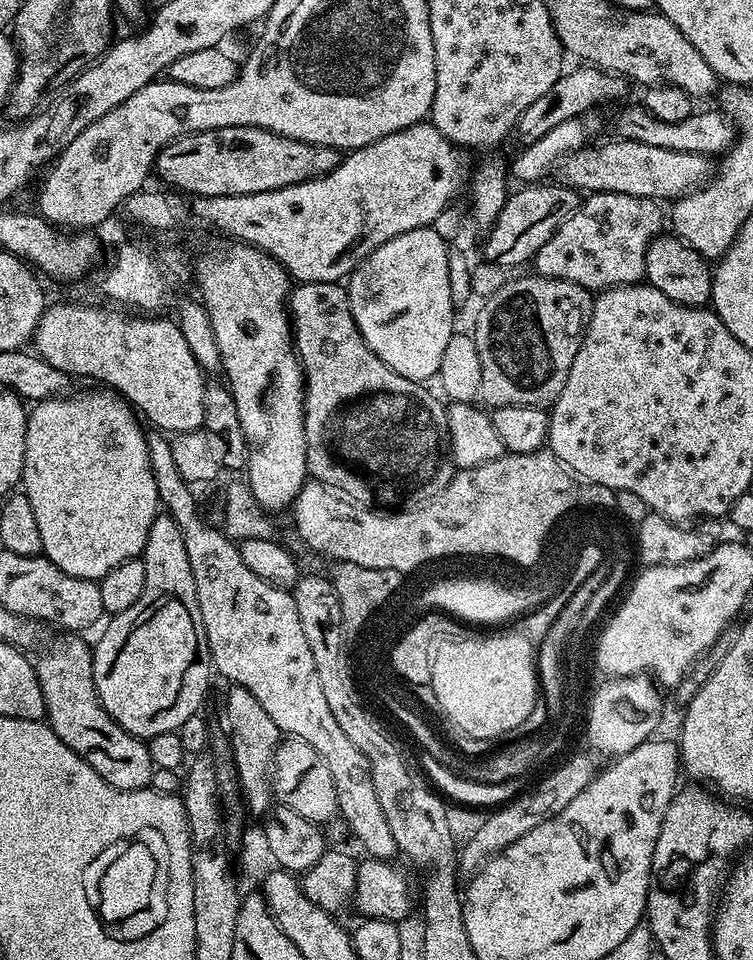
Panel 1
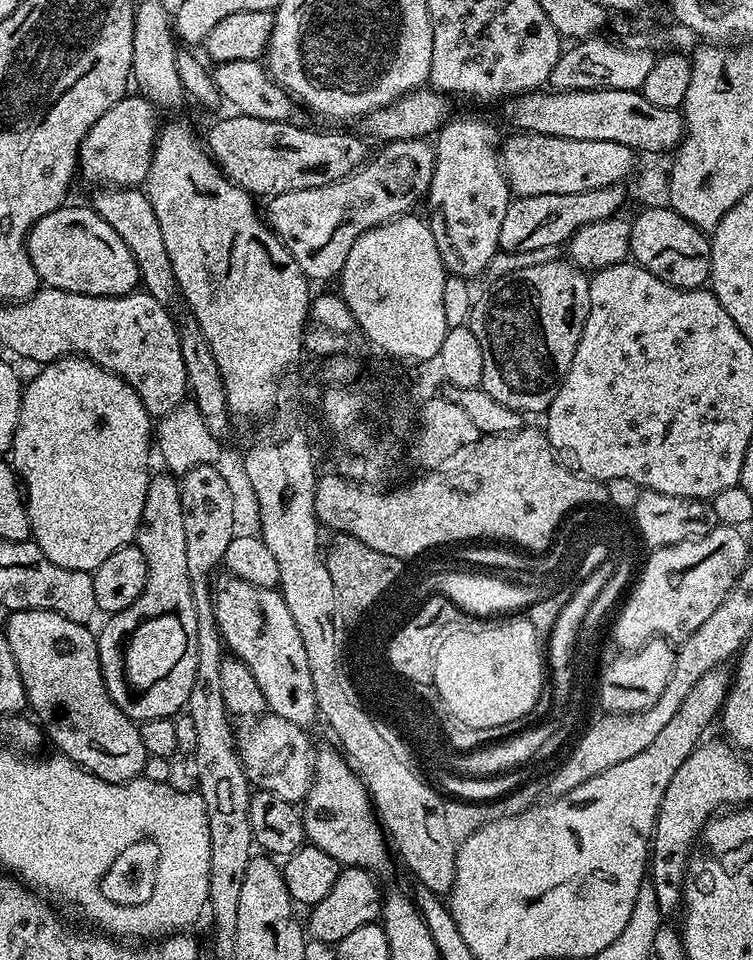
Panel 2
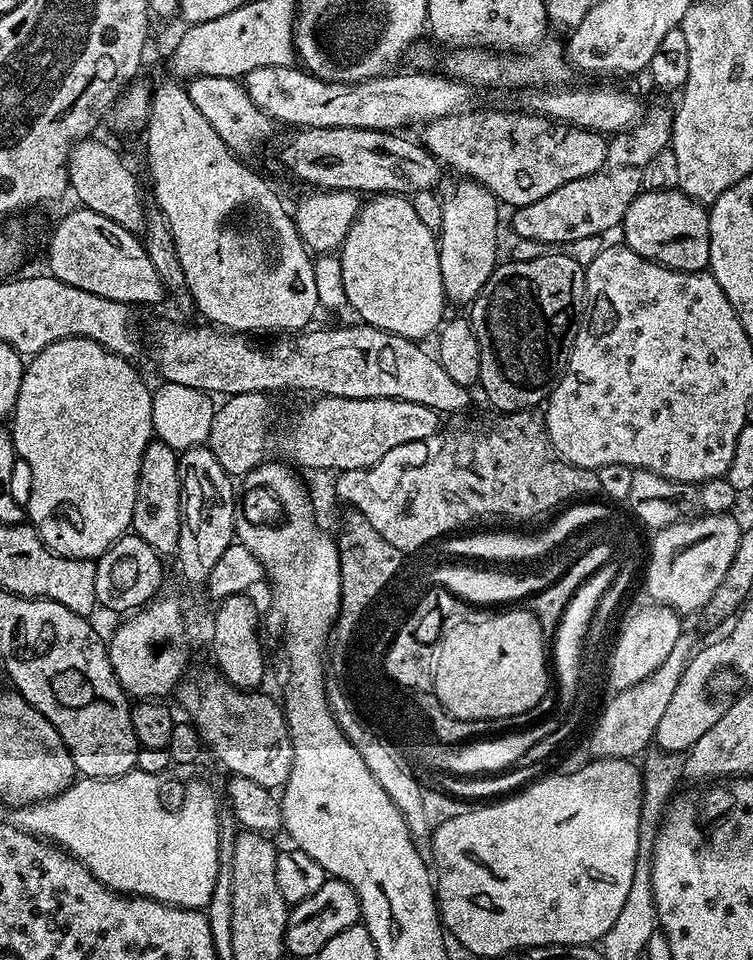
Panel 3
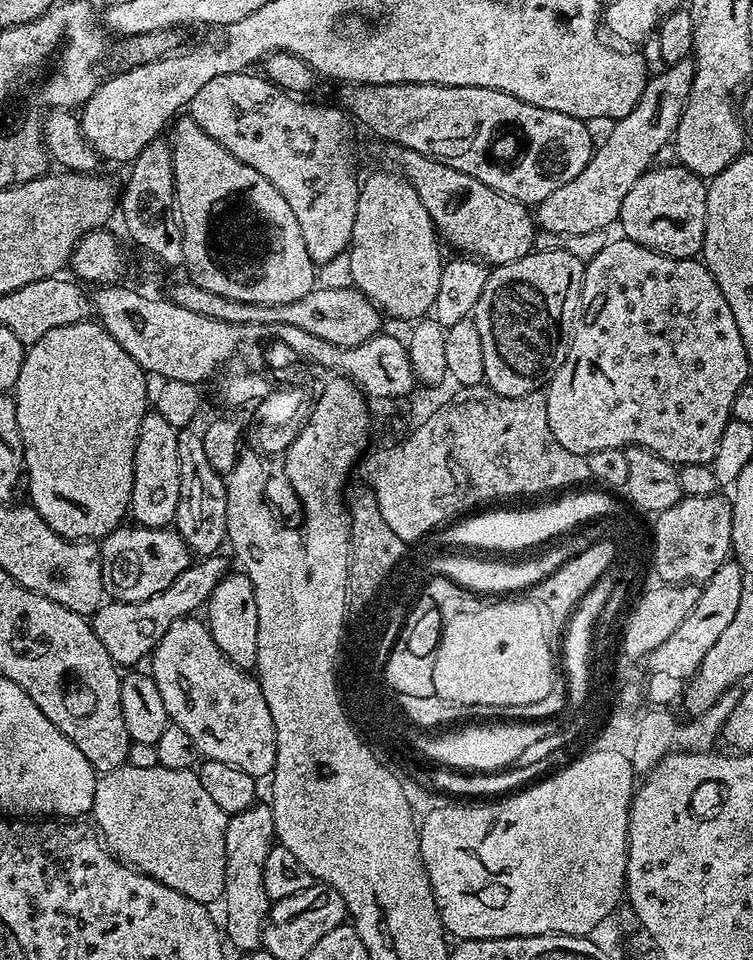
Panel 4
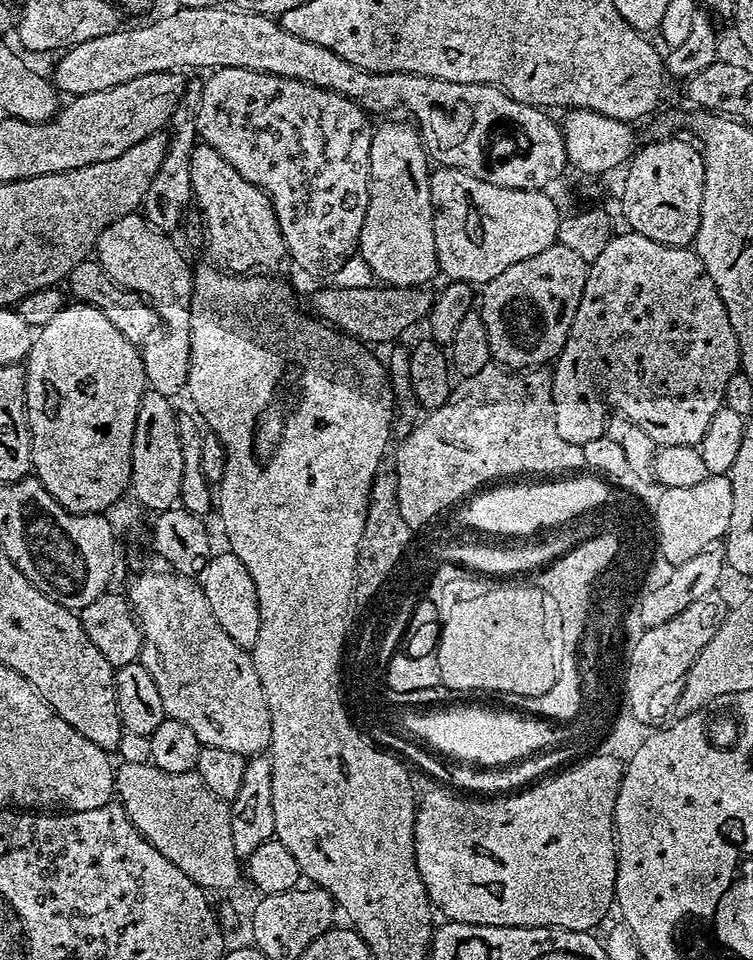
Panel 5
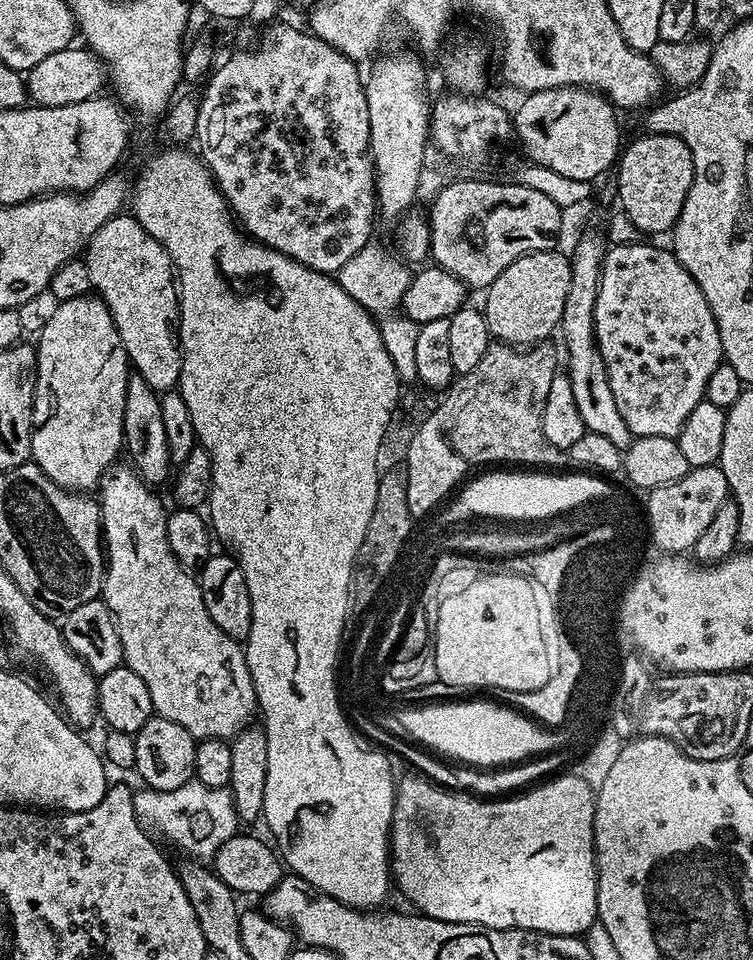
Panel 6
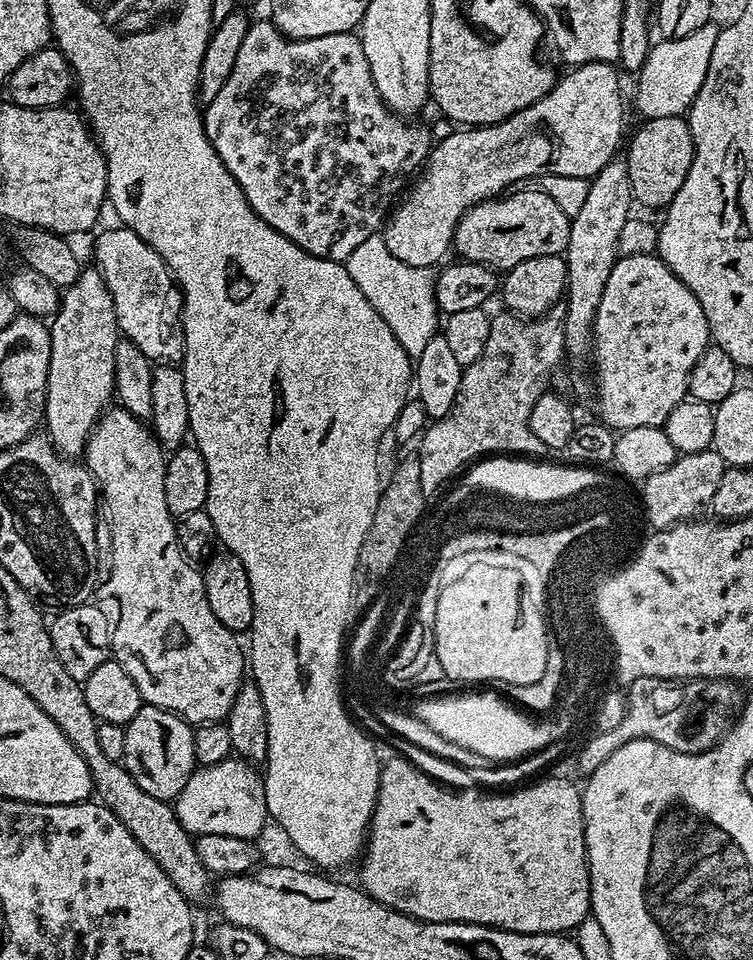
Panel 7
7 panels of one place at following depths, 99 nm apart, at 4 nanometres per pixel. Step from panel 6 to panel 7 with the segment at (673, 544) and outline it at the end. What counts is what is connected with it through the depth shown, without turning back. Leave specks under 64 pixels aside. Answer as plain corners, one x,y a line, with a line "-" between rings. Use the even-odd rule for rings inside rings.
714,450
680,454
673,464
666,466
666,470
658,470
658,474
643,481
642,512
646,520
653,524
651,527
659,530
695,521
701,515
700,508
707,509
711,505
725,467
724,459

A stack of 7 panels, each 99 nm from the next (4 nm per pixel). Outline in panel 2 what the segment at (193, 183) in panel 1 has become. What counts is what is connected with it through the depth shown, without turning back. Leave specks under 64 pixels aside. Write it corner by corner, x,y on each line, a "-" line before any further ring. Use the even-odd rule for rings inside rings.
231,115
218,121
209,130
206,147
221,172
256,198
290,194
290,190
310,190
310,186
330,186
330,182
338,182
355,172
366,159
365,141
359,135
351,136
348,132
315,132
312,128
299,128
296,122

